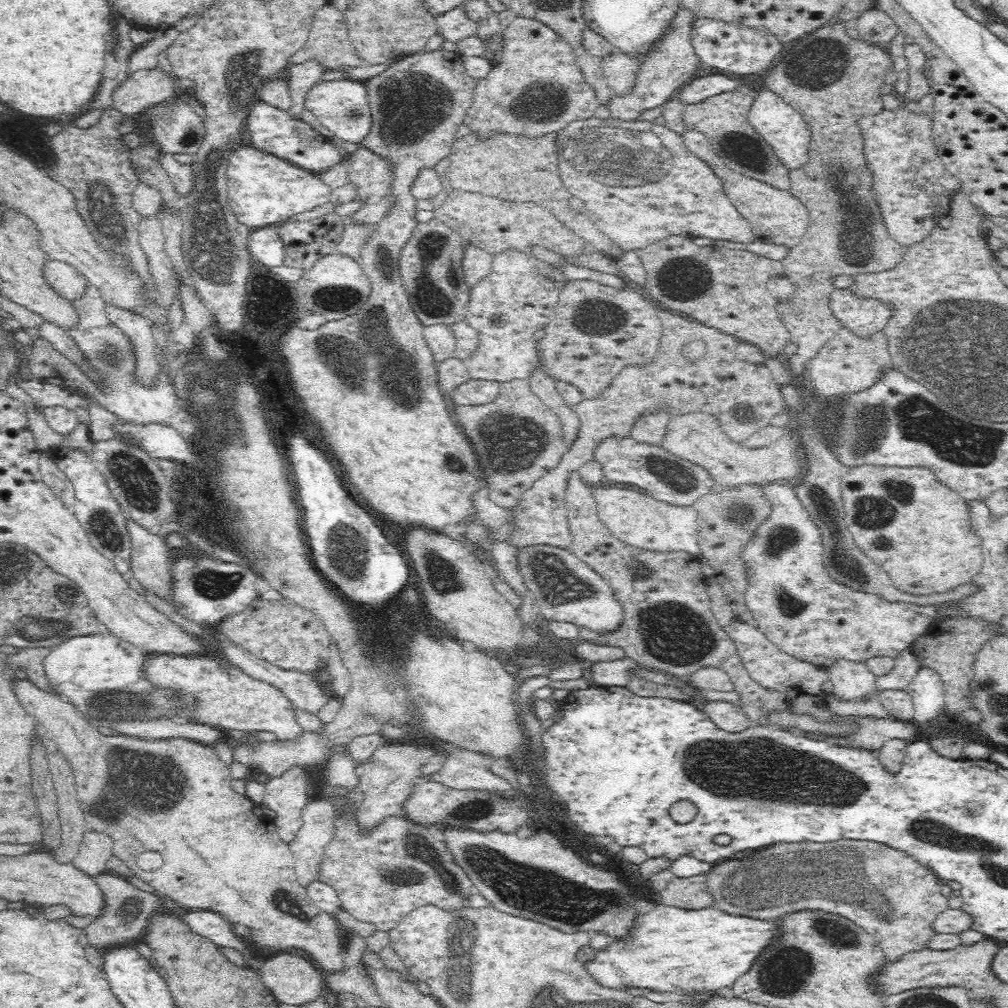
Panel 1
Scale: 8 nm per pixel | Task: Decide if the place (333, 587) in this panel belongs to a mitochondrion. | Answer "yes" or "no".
no

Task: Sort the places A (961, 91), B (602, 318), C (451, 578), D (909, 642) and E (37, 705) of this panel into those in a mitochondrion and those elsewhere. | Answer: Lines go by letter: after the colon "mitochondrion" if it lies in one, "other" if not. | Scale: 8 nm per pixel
A: other
B: mitochondrion
C: mitochondrion
D: other
E: other

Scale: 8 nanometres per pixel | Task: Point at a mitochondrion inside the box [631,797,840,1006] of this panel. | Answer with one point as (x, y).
(783, 974)

